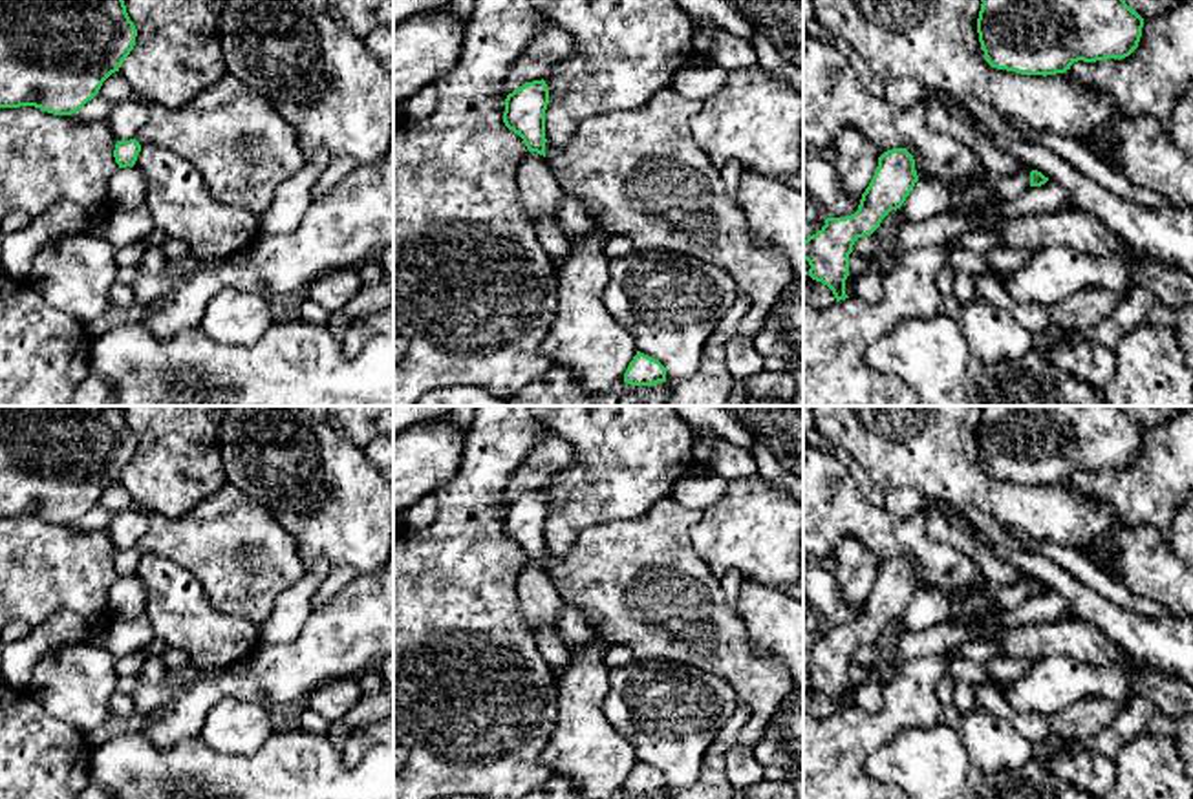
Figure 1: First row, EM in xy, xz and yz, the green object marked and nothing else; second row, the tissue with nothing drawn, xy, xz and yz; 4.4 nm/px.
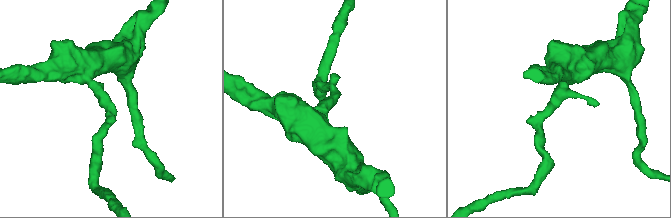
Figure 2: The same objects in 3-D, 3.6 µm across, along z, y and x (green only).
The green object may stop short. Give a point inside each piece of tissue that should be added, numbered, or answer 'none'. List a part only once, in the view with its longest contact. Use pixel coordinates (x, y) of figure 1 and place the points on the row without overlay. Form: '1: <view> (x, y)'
none

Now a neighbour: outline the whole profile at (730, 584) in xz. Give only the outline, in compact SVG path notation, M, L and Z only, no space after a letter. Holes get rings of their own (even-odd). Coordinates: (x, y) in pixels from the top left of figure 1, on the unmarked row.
M730 569L730 570L721 578L723 594L725 594L726 602L728 602L730 605L734 605L734 607L736 607L736 603L737 603L737 596L739 596L741 583L743 583L743 576L741 576L736 569Z

